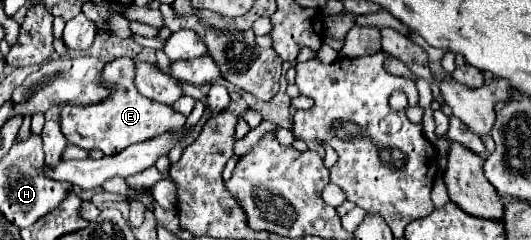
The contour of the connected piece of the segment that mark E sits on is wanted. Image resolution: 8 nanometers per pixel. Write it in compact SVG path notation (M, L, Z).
M116 58L108 62L104 66L102 80L104 84L108 84L108 100L102 100L100 104L86 104L84 108L76 108L76 104L64 104L64 108L58 108L62 134L70 144L76 144L84 150L98 148L106 156L110 156L134 142L144 142L158 134L182 128L182 124L186 122L186 116L176 112L172 106L148 100L138 94L132 84L134 72L130 58Z

